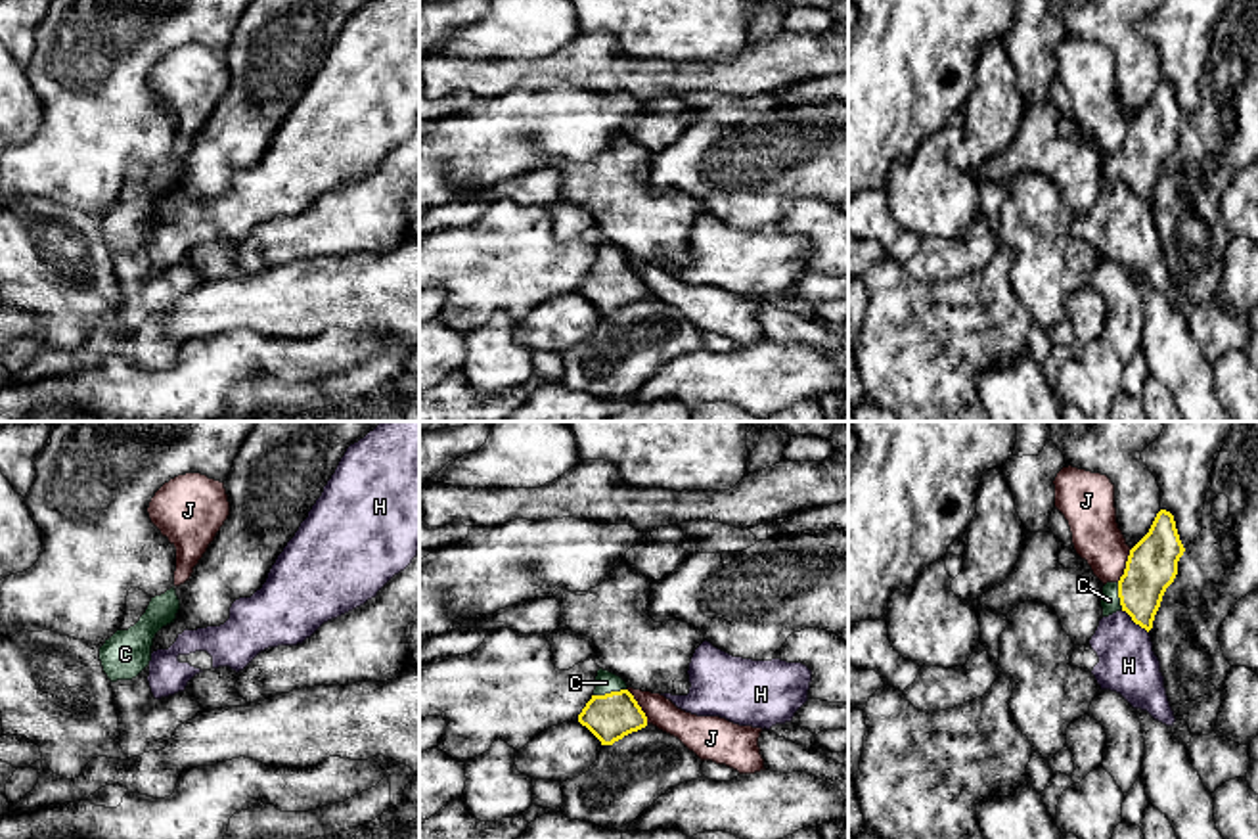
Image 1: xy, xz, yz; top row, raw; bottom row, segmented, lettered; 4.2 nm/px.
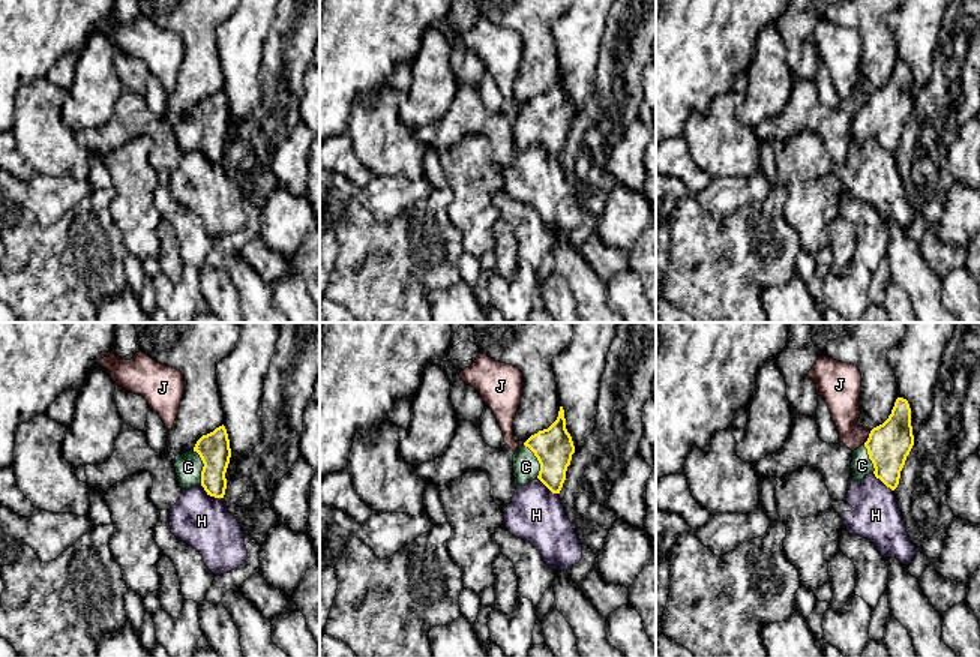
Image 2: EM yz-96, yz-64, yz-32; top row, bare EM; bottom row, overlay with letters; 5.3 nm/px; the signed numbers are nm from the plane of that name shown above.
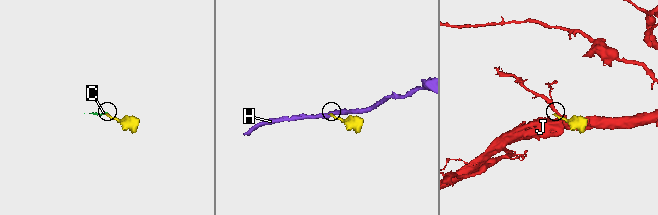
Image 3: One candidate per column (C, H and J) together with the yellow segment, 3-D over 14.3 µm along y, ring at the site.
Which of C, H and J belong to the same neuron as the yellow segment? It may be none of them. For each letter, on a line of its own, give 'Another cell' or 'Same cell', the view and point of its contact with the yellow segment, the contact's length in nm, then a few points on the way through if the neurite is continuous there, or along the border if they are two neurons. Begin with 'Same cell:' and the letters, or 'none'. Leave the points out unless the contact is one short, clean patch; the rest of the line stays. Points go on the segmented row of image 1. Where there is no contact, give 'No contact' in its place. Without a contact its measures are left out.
Same cell: C
C: Same cell. Touches yellow at xz (611, 692). Shared border 140 nm. Path across: xz (609, 717), (611, 692), (606, 682)
H: Another cell. Touches yellow at yz (1134, 621). Shared border 160 nm. Boundary: yz (1121, 610), (1147, 633)
J: Another cell. Touches yellow at xz (638, 705). Shared border 180 nm

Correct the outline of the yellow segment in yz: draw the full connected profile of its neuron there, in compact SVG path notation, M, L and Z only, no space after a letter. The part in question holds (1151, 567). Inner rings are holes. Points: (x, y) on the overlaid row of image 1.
M1160 510L1149 533L1130 550L1120 580L1103 586L1103 617L1122 609L1149 632L1183 552L1174 515Z

